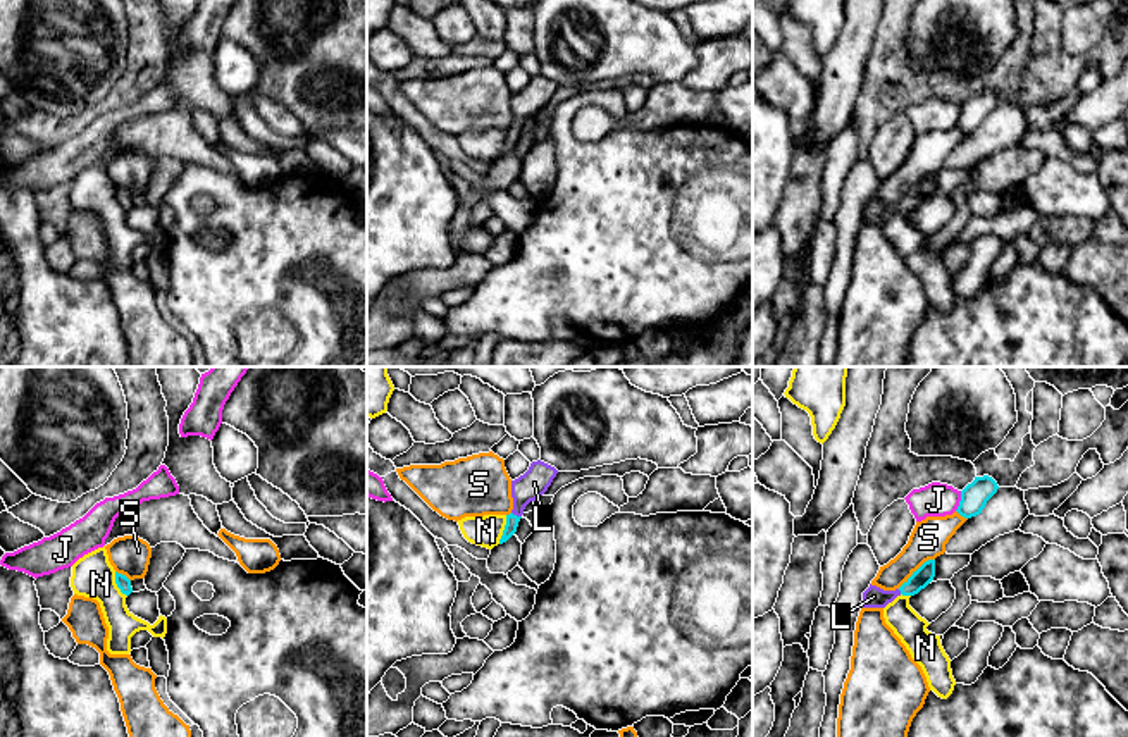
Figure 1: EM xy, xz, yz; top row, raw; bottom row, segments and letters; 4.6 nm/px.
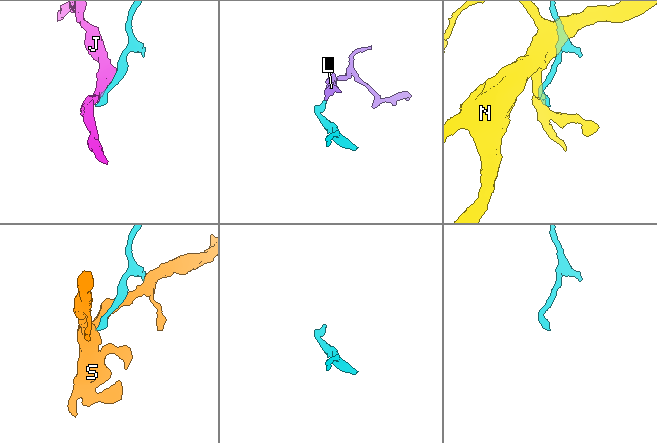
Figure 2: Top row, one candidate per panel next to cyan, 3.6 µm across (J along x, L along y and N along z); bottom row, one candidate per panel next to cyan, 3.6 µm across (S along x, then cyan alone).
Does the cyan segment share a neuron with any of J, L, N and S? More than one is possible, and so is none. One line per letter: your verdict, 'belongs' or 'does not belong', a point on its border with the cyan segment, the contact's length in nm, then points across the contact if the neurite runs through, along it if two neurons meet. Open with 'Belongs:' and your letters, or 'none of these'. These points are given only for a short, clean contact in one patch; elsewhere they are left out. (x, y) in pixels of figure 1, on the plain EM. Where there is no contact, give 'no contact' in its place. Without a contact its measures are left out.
Belongs: L
J: does not belong; meets cyan in yz at (960, 116); contact 100 nm long
L: belongs; meets cyan in xz at (515, 130); contact 50 nm long; runs through xz (512, 135), (515, 130), (522, 109), (534, 97)
N: does not belong; meets cyan in xz at (505, 143); contact 140 nm long; border along xz (507, 130), (498, 157)
S: does not belong; meets cyan in yz at (917, 185); contact 220 nm long

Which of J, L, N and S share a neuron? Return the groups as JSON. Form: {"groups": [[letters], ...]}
{"groups": [["J"], ["L"], ["N"], ["S"]]}

